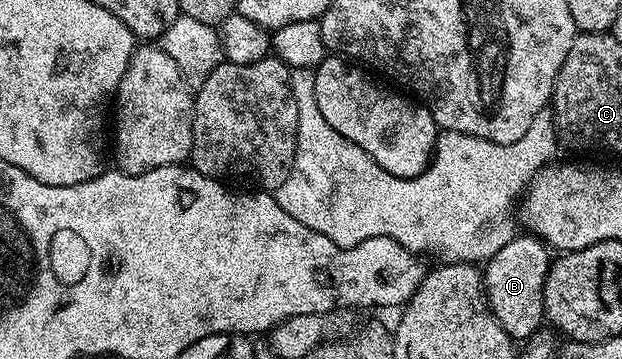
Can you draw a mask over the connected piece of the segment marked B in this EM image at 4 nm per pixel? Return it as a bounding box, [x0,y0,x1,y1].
[484,234,551,342]

